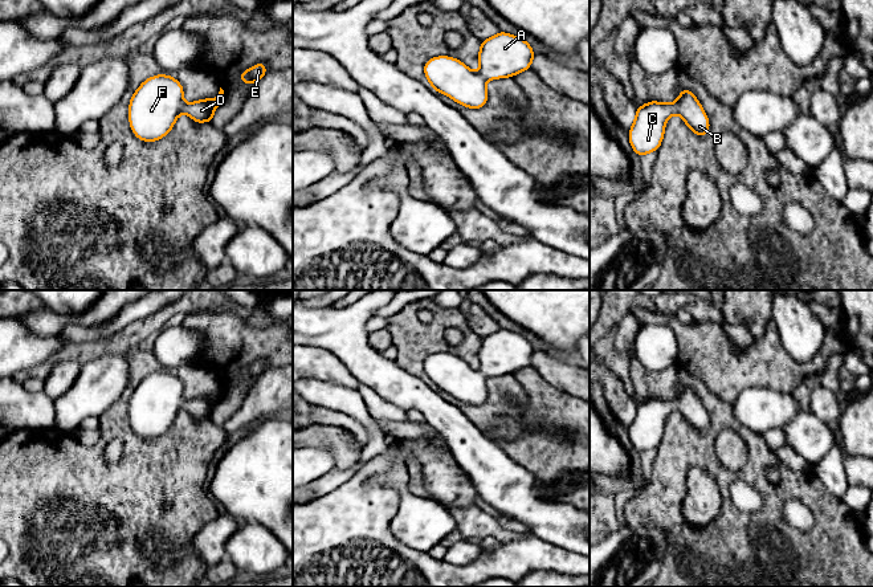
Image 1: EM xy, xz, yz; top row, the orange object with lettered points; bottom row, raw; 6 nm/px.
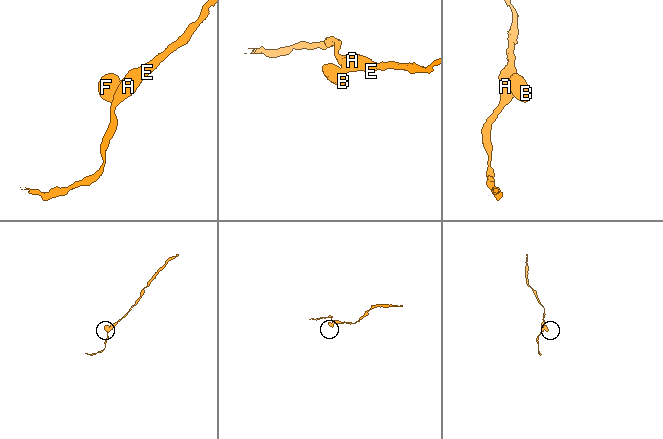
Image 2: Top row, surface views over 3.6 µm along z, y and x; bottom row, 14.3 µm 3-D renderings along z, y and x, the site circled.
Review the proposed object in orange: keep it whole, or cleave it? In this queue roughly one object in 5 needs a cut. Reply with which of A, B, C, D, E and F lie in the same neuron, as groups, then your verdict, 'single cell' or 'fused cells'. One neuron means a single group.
A B C D E F; single cell

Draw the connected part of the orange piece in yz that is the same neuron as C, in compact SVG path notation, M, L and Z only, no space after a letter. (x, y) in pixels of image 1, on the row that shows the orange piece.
M681 89L678 99L673 103L650 101L637 107L635 122L628 133L636 155L658 151L666 121L673 113L678 114L698 136L705 136L710 130L709 118L697 97L690 90Z

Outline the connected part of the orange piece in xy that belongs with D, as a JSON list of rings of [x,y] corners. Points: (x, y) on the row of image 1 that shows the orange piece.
[[[167,74],[147,78],[130,98],[128,121],[136,138],[155,142],[166,136],[176,118],[185,113],[196,123],[213,121],[213,113],[221,103],[224,90],[213,99],[199,99],[192,103],[183,101],[181,83]]]

